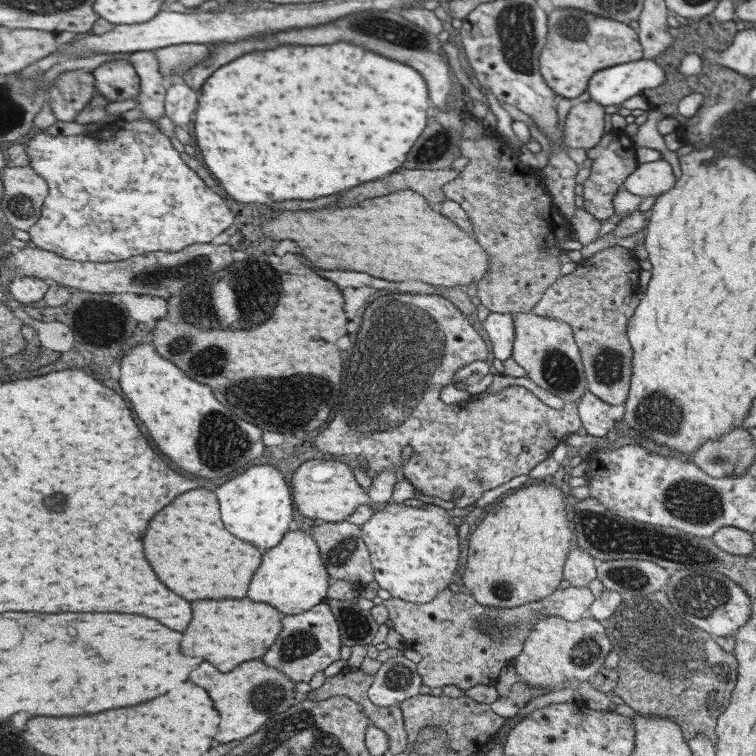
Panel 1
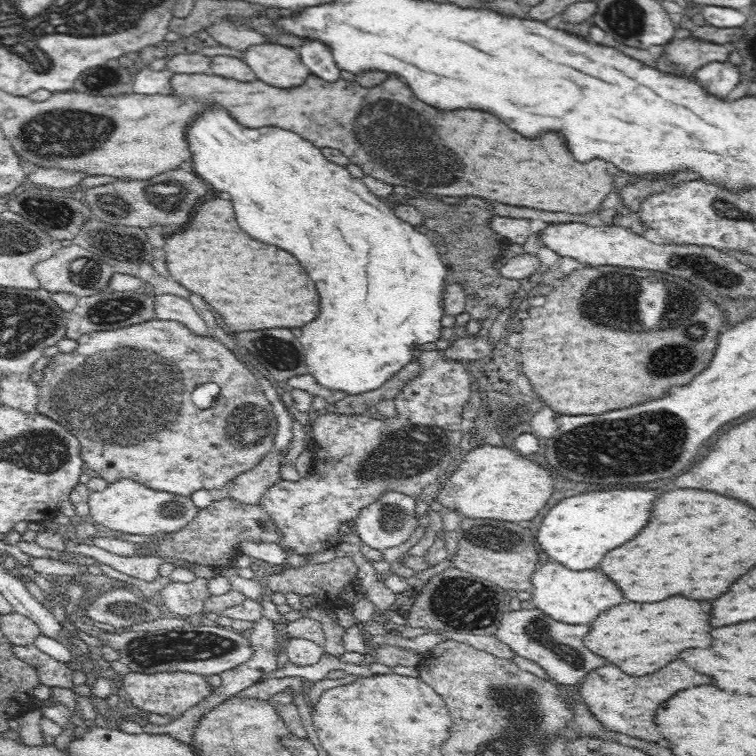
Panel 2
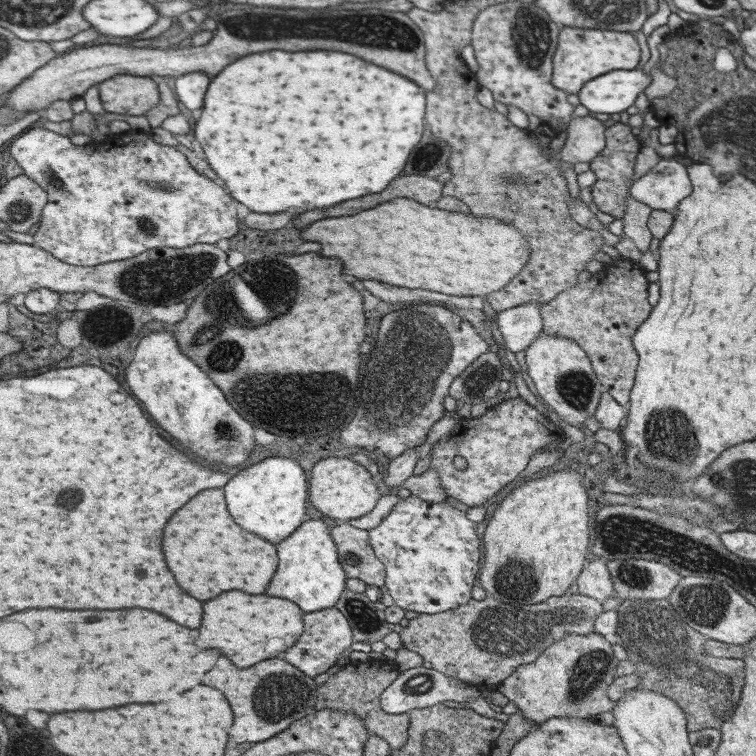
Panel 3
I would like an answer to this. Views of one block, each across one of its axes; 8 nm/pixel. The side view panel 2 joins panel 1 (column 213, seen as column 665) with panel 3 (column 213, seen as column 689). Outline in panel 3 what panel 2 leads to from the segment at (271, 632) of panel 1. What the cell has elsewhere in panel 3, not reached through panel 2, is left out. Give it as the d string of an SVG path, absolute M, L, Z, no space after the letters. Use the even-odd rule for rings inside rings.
M239 590L221 592L215 600L207 600L205 620L197 634L197 648L217 648L221 656L233 660L237 668L277 657L297 642L304 628L304 613L293 602L271 596L249 596Z

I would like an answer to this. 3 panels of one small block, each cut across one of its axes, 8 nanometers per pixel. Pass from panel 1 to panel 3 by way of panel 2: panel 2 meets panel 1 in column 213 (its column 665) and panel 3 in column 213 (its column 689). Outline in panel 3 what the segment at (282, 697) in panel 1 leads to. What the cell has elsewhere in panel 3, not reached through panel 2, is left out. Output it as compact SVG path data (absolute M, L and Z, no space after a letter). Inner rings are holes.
M281 656L265 659L261 664L253 664L253 668L235 668L229 660L217 660L211 672L205 674L201 684L217 688L225 692L225 700L233 704L233 732L229 732L231 742L262 743L273 738L279 731L288 730L293 722L303 718L309 712L314 712L318 686L313 677L305 676L295 666L289 664Z

